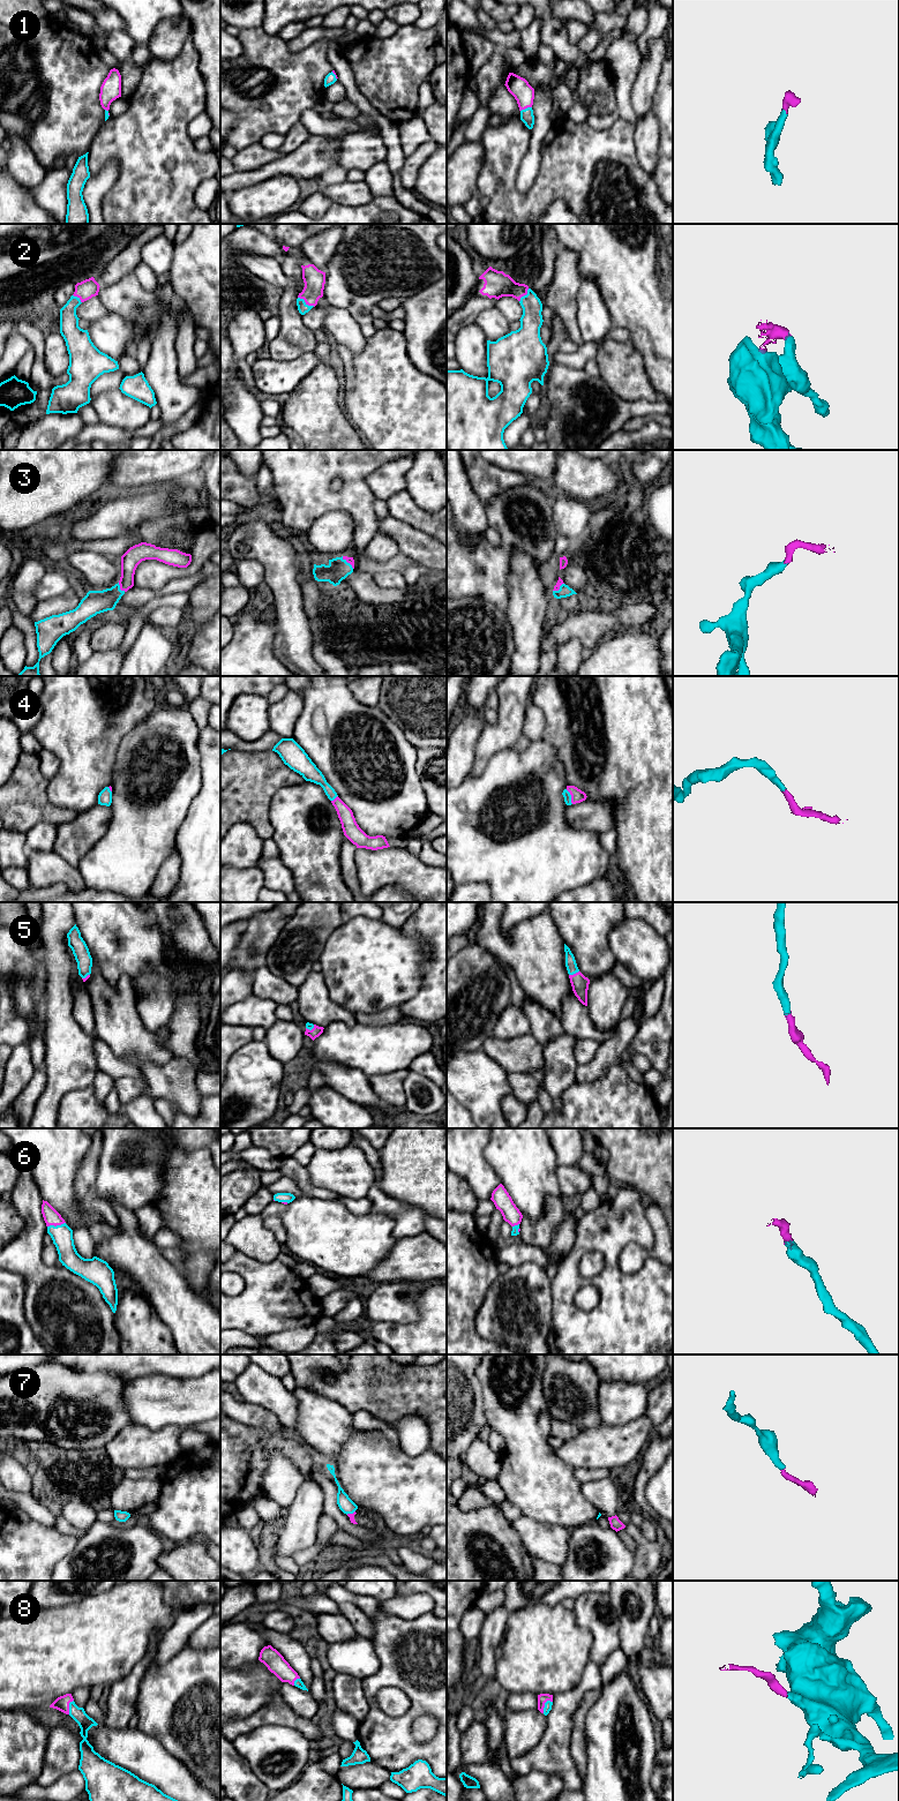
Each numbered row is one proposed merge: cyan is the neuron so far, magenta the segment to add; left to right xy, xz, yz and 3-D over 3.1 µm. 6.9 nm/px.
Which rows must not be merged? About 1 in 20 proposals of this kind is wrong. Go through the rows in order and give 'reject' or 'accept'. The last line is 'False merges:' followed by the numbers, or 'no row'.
1: accept
2: accept
3: accept
4: accept
5: accept
6: accept
7: accept
8: accept
False merges: no row

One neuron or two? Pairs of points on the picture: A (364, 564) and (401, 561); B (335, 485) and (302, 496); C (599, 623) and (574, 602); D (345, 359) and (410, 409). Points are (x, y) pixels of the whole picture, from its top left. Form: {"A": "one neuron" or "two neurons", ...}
{"A": "one neuron", "B": "two neurons", "C": "two neurons", "D": "two neurons"}

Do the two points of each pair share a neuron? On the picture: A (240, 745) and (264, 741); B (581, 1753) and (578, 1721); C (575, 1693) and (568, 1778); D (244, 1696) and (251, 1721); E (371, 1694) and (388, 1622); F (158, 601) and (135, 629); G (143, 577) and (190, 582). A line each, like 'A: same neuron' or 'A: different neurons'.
A: same neuron
B: same neuron
C: same neuron
D: different neurons
E: same neuron
F: same neuron
G: different neurons

